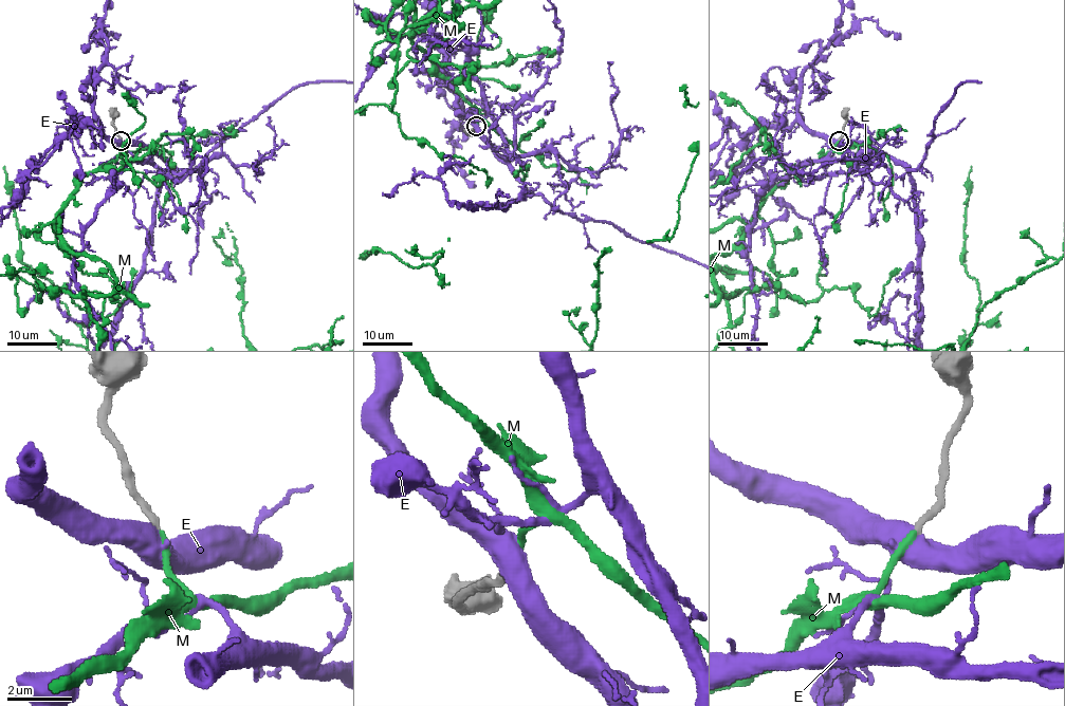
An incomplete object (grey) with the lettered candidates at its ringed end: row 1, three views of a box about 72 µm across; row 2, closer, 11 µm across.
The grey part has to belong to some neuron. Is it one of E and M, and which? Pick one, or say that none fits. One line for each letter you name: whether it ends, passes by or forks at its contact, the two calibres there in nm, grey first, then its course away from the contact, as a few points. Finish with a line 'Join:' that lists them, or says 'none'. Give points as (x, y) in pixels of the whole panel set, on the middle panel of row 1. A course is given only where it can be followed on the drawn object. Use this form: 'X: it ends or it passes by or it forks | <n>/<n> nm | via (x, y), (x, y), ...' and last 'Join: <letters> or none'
M: it ends | 200/190 nm
Join: M

